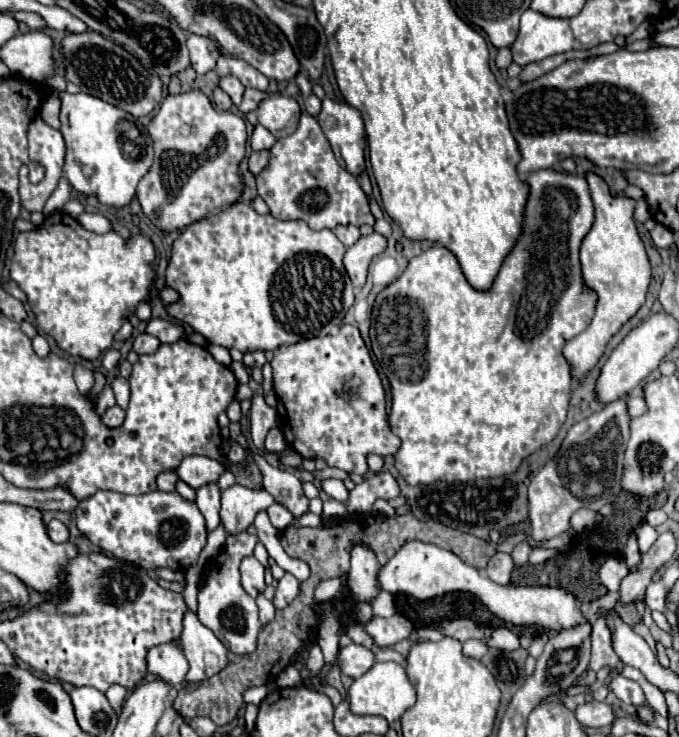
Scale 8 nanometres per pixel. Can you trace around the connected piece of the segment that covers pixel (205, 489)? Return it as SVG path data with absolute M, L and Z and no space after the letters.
M212 482L208 486L200 486L196 490L196 504L206 518L208 532L212 532L220 522L220 516L218 516L218 512L220 512L220 488L218 488L218 484Z

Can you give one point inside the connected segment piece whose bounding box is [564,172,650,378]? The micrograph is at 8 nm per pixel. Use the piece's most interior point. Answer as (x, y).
(614, 263)

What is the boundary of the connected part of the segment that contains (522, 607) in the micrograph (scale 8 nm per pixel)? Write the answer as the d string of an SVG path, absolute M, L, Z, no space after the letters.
M406 542L404 550L398 550L378 572L378 582L386 592L404 592L418 600L430 600L434 596L442 596L446 592L470 592L478 596L490 612L494 612L500 620L510 624L536 624L548 630L568 630L572 626L580 626L586 622L578 598L566 588L552 588L552 586L500 586L492 580L478 574L476 568L464 564L456 554L450 550L438 548L426 542Z

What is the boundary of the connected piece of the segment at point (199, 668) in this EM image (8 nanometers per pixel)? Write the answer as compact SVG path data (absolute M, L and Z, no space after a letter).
M190 610L184 616L184 630L180 642L182 652L190 664L186 682L208 680L226 668L228 648Z

